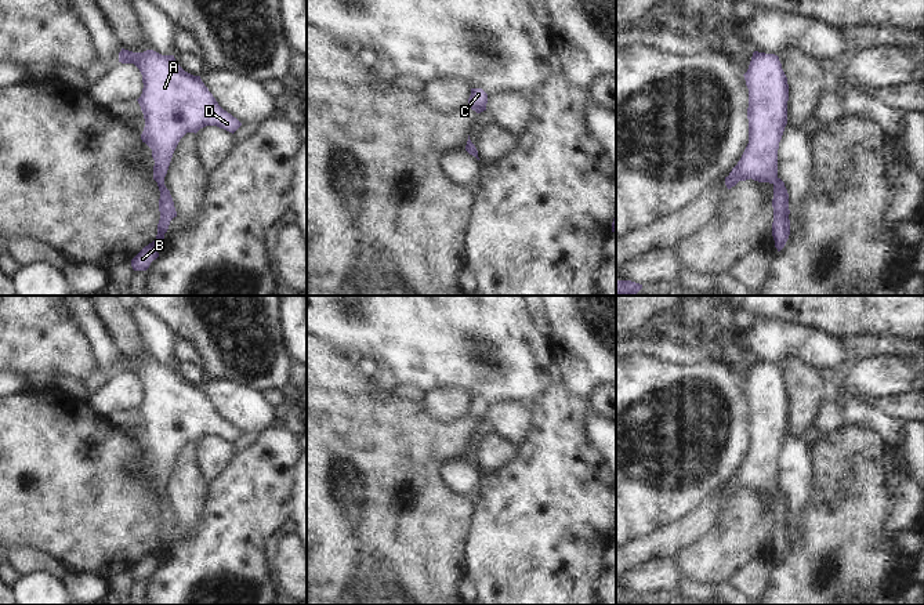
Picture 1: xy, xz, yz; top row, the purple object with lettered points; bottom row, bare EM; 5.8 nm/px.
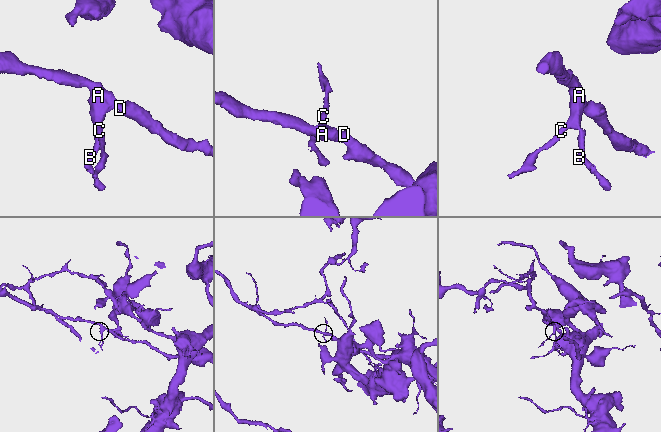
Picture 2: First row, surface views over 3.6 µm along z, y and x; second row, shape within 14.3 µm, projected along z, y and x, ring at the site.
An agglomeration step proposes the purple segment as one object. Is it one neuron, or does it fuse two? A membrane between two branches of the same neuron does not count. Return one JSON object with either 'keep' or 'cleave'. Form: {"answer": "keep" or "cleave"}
{"answer": "keep"}

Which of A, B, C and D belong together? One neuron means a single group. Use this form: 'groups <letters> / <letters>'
groups A B C D

